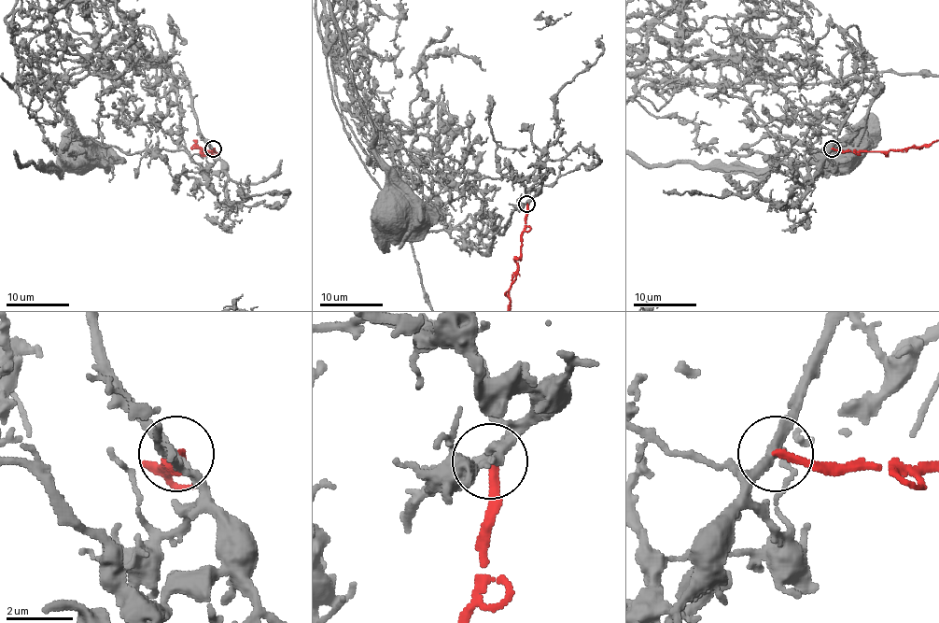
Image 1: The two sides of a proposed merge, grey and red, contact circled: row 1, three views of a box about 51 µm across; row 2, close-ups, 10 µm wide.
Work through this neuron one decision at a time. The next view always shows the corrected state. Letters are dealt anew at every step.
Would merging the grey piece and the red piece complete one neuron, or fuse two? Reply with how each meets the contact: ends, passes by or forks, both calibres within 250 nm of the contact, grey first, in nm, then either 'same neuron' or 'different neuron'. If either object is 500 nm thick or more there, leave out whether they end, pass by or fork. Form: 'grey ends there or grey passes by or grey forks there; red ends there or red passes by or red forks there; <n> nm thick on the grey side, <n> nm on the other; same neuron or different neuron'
grey passes by; red ends there; 280 nm thick on the grey side, 240 nm on the other; different neuron

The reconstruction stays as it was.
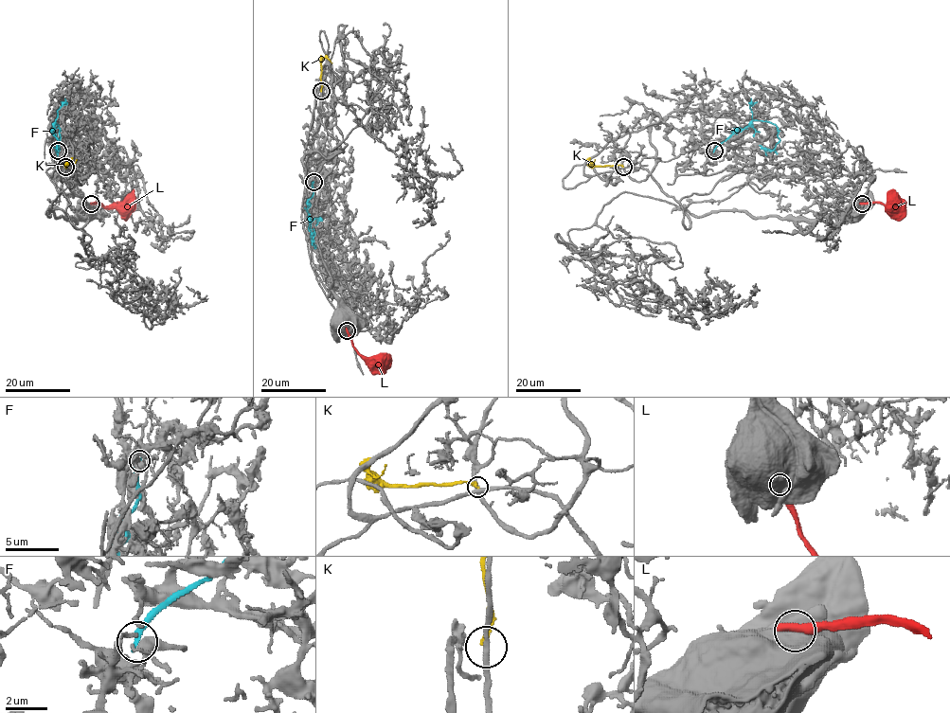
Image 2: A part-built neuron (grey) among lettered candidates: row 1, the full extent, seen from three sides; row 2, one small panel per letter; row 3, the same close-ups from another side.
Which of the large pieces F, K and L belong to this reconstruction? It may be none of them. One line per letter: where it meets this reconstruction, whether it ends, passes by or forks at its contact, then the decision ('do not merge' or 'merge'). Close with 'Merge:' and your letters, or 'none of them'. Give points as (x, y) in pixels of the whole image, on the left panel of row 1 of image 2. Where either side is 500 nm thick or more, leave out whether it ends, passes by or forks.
F: meets grey at (58, 151); it ends there; do not merge
K: meets grey at (65, 167); it ends there; do not merge
L: meets grey at (91, 204); do not merge
Merge: none of them

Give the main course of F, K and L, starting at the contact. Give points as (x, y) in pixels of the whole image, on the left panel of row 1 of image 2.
F: (58, 151), (57, 139), (51, 129), (55, 120), (59, 127), (60, 142), (57, 150), (52, 145)
K: (65, 166), (77, 160)
L: (91, 204), (119, 204), (134, 188)

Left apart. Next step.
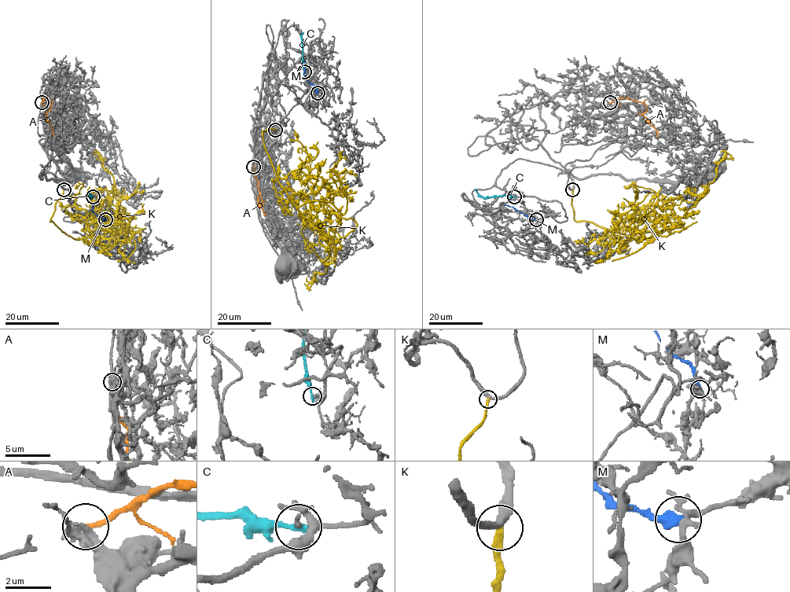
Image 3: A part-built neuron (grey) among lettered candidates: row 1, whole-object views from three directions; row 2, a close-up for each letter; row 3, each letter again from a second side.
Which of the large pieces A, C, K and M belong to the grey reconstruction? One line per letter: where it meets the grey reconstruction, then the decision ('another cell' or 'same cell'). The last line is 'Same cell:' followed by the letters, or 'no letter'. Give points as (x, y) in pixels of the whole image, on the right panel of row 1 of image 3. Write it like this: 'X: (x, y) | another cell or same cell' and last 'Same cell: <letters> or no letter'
A: (610, 102) | another cell
C: (514, 196) | another cell
K: (572, 189) | same cell
M: (536, 219) | another cell
Same cell: K

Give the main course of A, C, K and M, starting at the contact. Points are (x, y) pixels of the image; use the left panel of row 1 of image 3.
A: (42, 103), (46, 98), (50, 104), (46, 120), (53, 137)
C: (93, 196), (90, 198), (91, 189)
K: (63, 189), (50, 221), (73, 238), (145, 228), (97, 241), (115, 230), (86, 215), (105, 229), (99, 218)
M: (105, 219), (91, 211), (92, 204)

